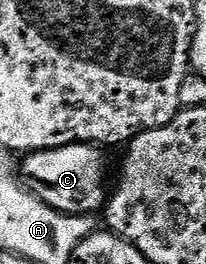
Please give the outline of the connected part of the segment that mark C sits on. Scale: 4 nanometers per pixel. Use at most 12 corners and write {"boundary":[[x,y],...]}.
{"boundary":[[83,142],[20,159],[26,190],[58,212],[107,202],[105,158]]}

